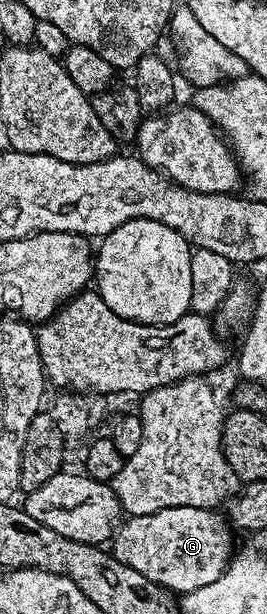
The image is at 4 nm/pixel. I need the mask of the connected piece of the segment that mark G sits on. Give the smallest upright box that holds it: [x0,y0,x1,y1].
[113,506,233,594]

